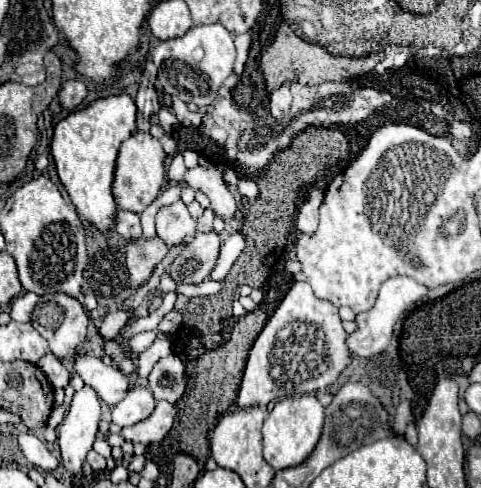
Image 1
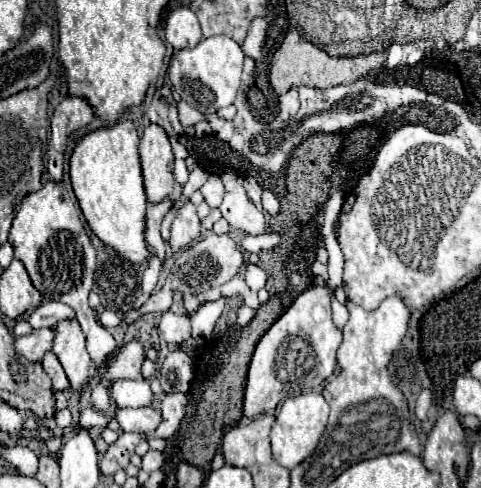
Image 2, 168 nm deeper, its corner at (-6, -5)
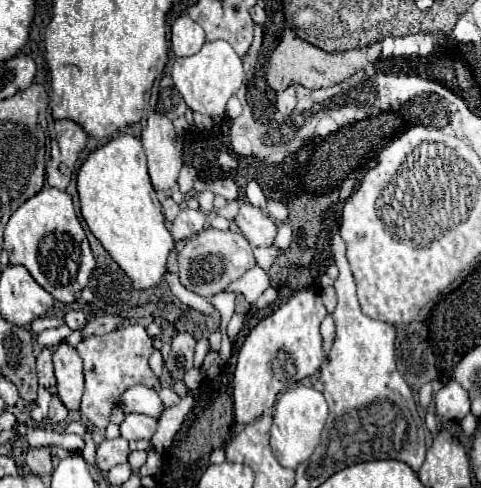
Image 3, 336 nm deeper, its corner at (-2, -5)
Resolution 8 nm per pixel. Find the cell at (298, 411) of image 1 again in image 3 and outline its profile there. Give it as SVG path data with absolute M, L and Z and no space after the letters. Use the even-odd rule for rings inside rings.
M294 386L286 390L274 406L274 426L270 434L270 446L274 456L284 468L298 468L306 462L320 442L322 428L328 418L328 406L324 394L312 386Z

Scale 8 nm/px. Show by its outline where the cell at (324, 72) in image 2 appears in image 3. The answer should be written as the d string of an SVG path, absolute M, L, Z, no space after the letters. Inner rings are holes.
M284 30L284 36L278 44L278 48L272 52L268 60L268 70L266 70L266 80L272 90L282 92L292 84L302 84L306 88L326 88L344 82L350 78L354 72L366 68L380 56L380 44L372 44L366 48L356 48L348 52L324 52L320 48L314 48L306 40L298 38L292 30Z

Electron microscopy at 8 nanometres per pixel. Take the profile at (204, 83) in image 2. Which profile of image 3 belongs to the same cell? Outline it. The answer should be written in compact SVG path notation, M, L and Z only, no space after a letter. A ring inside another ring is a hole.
M224 40L206 42L198 54L176 58L172 66L172 80L174 80L176 90L182 94L182 98L194 112L208 114L210 118L224 116L228 98L234 96L244 82L242 60L228 42Z

